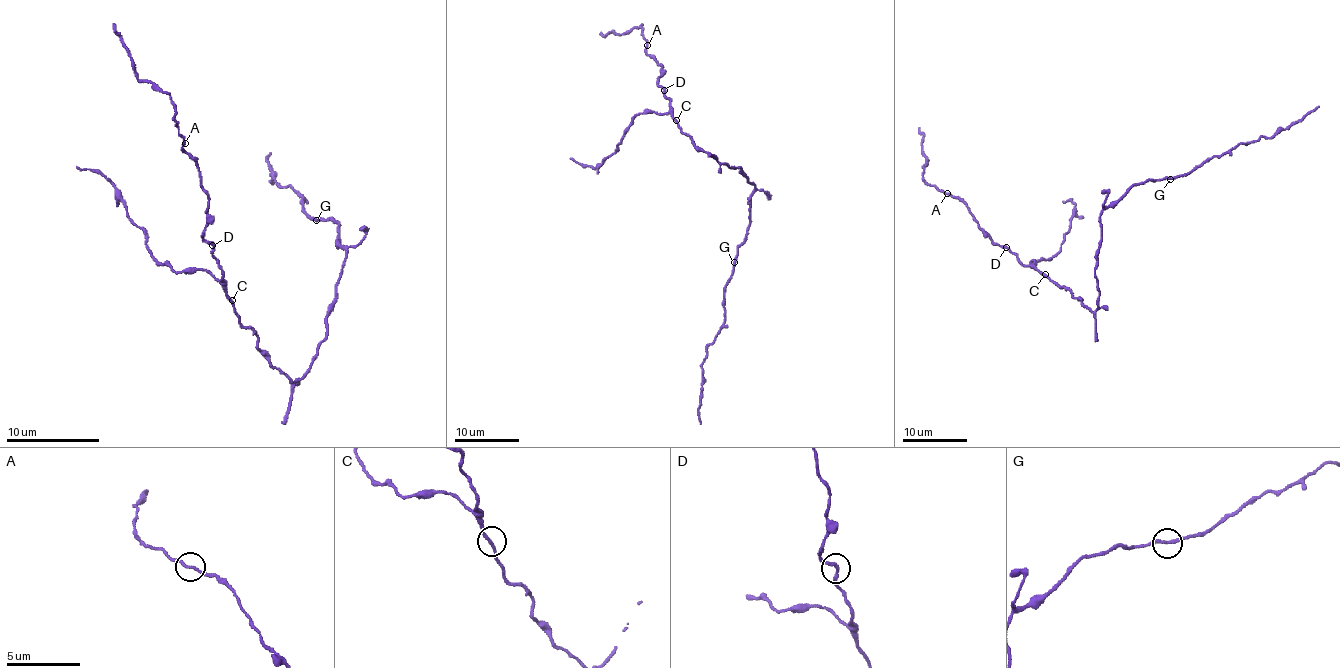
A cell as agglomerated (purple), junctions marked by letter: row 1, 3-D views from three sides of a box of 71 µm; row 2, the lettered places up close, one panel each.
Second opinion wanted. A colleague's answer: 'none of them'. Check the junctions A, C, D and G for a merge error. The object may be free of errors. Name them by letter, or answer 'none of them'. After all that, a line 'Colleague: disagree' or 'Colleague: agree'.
G
Colleague: disagree

